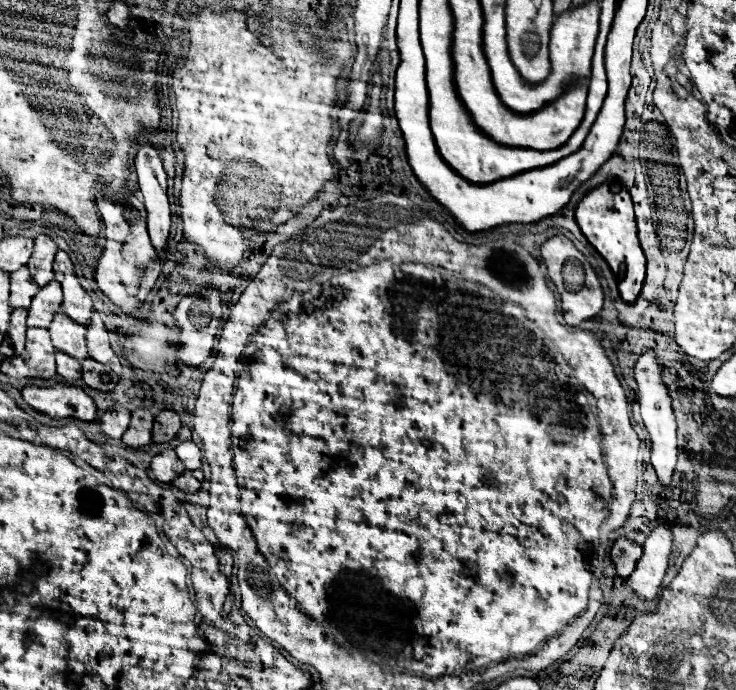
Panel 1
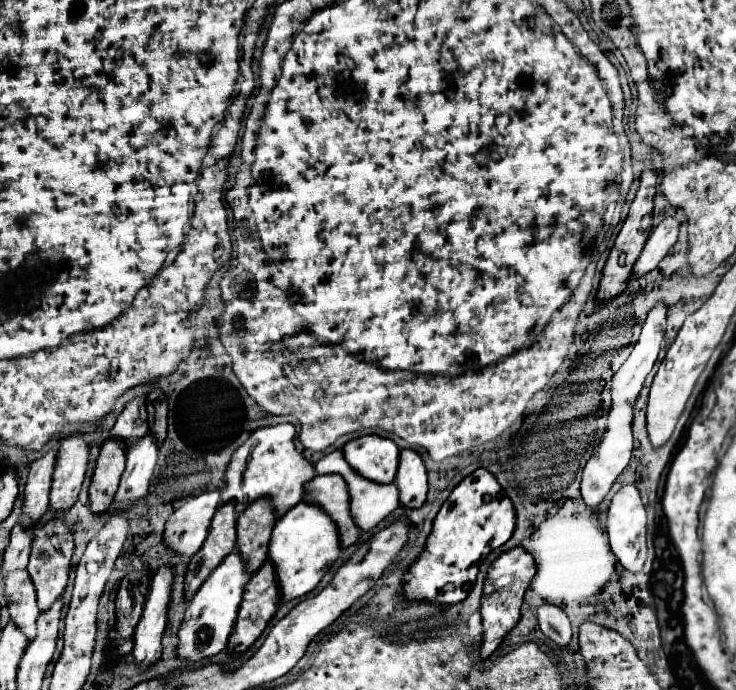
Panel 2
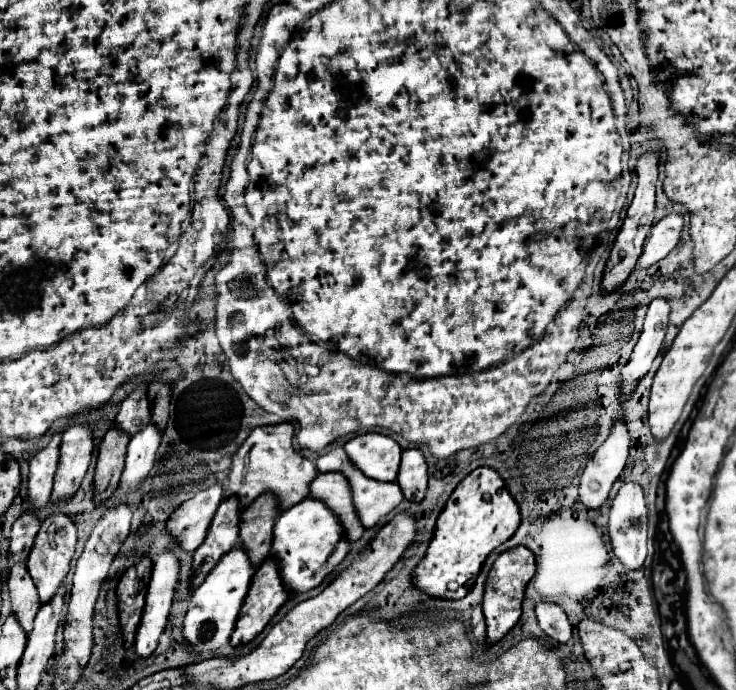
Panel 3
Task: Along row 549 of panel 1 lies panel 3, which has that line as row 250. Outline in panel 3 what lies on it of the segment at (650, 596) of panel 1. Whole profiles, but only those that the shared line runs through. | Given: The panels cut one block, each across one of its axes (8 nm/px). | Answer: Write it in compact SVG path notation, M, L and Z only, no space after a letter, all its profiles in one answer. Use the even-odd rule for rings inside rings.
M668 214L652 226L652 238L648 236L644 244L644 254L638 258L638 266L652 266L658 260L666 258L670 250L680 242L680 232L684 226L682 214Z

